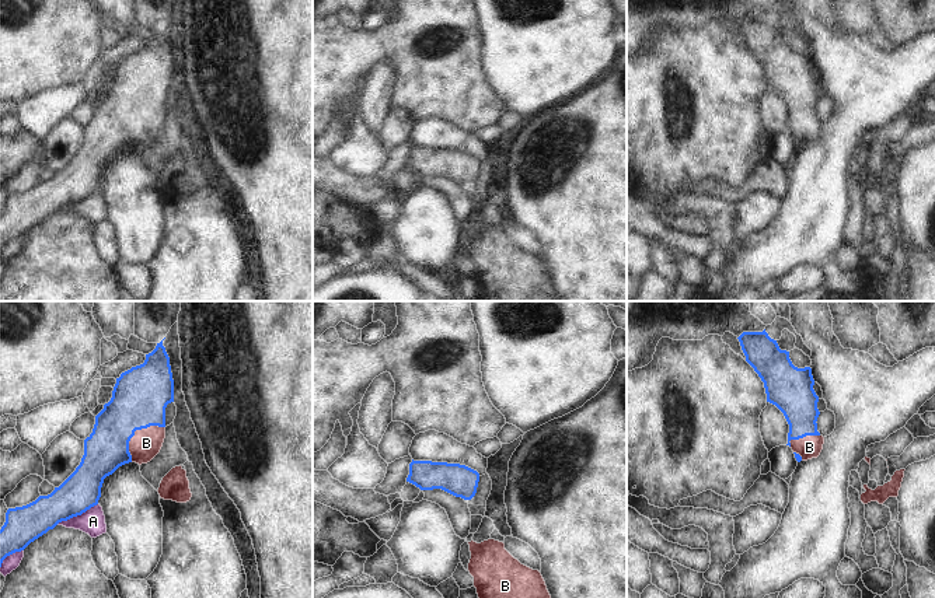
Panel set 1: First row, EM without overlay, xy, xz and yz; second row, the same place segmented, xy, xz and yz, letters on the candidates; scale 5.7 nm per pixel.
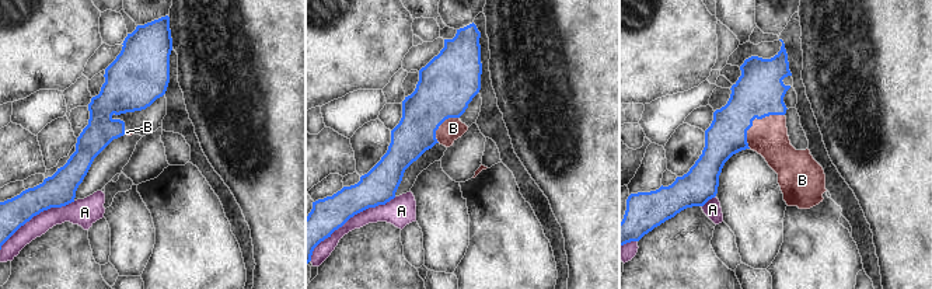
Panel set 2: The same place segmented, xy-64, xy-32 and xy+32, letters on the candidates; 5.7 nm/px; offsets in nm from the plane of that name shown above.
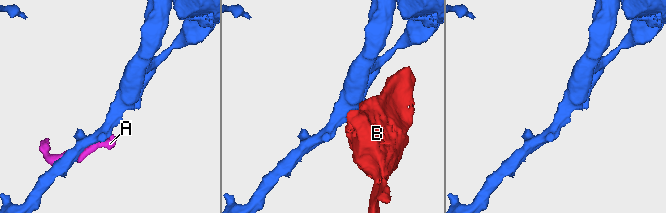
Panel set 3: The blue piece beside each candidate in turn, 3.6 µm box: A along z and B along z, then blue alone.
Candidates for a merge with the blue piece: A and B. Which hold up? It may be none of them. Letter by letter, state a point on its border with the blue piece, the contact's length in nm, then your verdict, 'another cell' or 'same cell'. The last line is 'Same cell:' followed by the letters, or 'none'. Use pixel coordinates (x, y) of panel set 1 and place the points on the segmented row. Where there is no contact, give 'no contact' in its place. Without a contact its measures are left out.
A: contact xy (76, 516); length 260 nm; another cell
B: contact xy (135, 430); length 280 nm; same cell
Same cell: B

